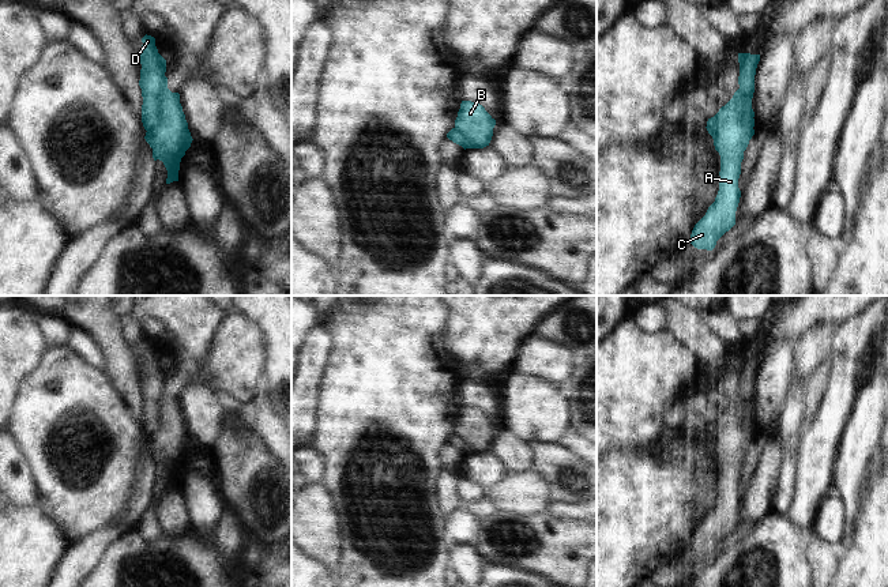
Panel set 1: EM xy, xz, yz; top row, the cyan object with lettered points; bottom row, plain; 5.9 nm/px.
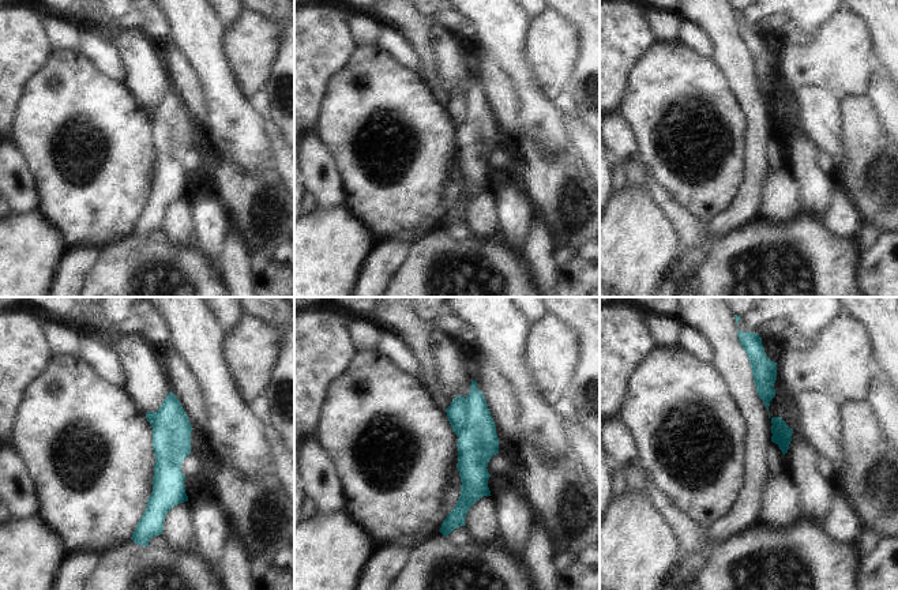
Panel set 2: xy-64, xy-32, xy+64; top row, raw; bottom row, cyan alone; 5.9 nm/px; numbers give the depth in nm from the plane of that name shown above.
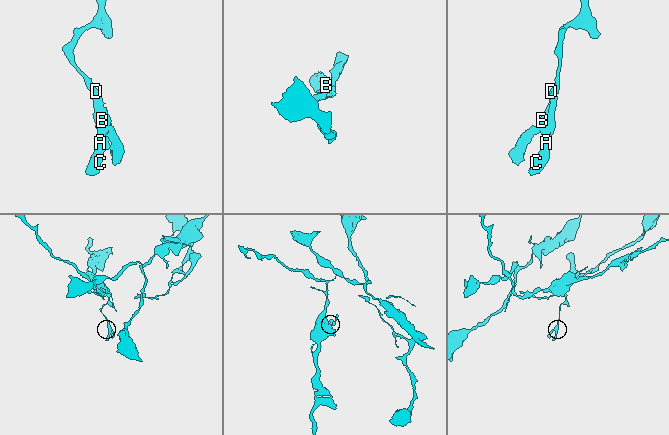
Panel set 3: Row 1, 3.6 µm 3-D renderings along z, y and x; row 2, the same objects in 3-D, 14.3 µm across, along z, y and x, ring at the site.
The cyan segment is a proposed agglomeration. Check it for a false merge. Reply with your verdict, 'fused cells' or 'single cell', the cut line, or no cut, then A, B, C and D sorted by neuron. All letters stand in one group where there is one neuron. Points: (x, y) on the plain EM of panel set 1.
fused cells; cut xy (164, 380), (158, 402), (158, 426), (147, 436); groups A B C / D

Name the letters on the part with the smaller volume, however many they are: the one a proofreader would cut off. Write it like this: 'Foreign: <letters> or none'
Foreign: A, B, C.

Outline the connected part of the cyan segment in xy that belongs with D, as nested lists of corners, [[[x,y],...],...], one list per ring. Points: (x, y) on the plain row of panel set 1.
[[[146,339],[142,347],[139,385],[143,402],[142,428],[144,434],[150,436],[158,429],[158,402],[166,377],[166,365],[158,358],[154,342]]]

